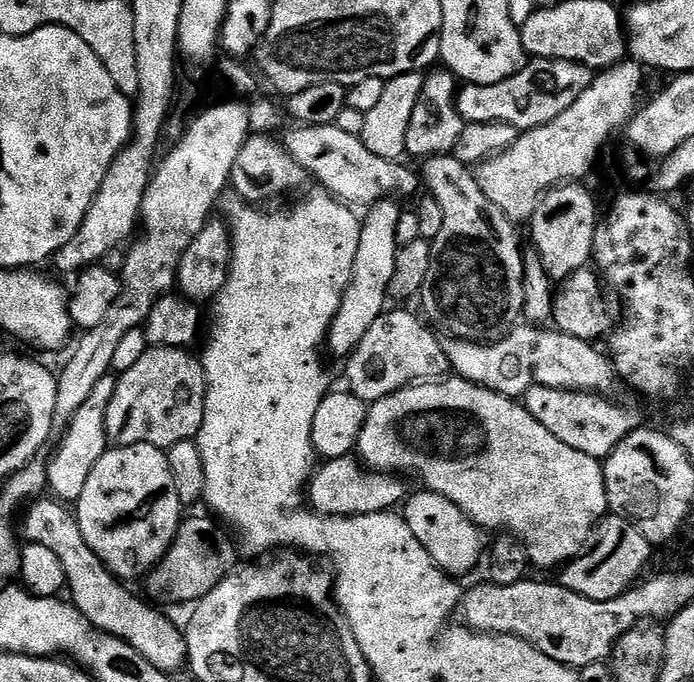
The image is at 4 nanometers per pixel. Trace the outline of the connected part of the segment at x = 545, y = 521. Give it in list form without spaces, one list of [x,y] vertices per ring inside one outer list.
[[[451,378],[452,380],[445,379],[443,382],[417,382],[406,388],[399,388],[394,394],[384,396],[381,400],[371,401],[368,413],[366,414],[366,422],[364,423],[363,430],[360,431],[360,439],[358,441],[358,456],[361,461],[369,469],[378,472],[391,472],[393,474],[405,474],[404,472],[413,472],[418,479],[421,480],[423,487],[430,492],[437,492],[442,494],[446,498],[450,498],[452,502],[466,513],[470,519],[472,519],[481,530],[488,530],[488,528],[500,528],[496,530],[505,530],[507,533],[515,536],[516,539],[521,540],[524,543],[524,548],[528,552],[528,559],[533,565],[536,564],[540,568],[553,568],[553,570],[559,569],[561,566],[568,563],[569,560],[576,559],[589,547],[590,541],[593,539],[594,533],[597,531],[598,525],[603,521],[606,513],[609,511],[608,507],[608,495],[606,494],[606,486],[604,485],[604,470],[601,461],[590,458],[586,454],[582,454],[582,450],[574,450],[570,446],[566,446],[566,442],[558,442],[558,438],[554,438],[554,434],[550,434],[550,430],[546,430],[546,426],[542,426],[542,422],[538,422],[534,417],[524,409],[523,403],[517,402],[511,396],[503,396],[497,392],[491,392],[489,388],[483,388],[477,384],[470,383],[469,380],[462,380],[459,378]]]

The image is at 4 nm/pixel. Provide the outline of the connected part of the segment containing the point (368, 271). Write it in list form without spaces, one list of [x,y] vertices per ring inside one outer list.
[[[392,198],[379,200],[365,211],[368,213],[363,213],[358,254],[354,254],[352,277],[344,291],[338,314],[328,327],[330,339],[326,344],[327,351],[330,350],[341,358],[352,355],[353,350],[362,342],[362,338],[366,338],[366,330],[370,330],[370,326],[374,326],[374,322],[378,322],[380,315],[386,311],[384,302],[389,301],[388,287],[396,269],[398,218],[402,211],[401,205],[398,206],[395,202],[397,203]]]

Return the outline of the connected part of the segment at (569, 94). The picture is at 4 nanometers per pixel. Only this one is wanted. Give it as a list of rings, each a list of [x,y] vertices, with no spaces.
[[[529,59],[510,78],[494,85],[465,83],[456,97],[456,108],[465,122],[506,122],[510,126],[527,130],[554,122],[562,110],[570,110],[574,102],[592,84],[594,72],[584,64],[569,60]]]

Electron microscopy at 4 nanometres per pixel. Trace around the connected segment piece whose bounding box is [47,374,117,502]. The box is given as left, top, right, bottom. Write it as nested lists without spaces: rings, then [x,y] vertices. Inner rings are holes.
[[[109,374],[104,376],[94,385],[94,391],[86,402],[82,402],[78,412],[69,422],[67,428],[63,429],[60,445],[56,448],[52,460],[47,461],[48,465],[48,488],[51,495],[61,502],[75,502],[82,494],[82,489],[86,487],[86,478],[90,478],[90,470],[102,458],[102,454],[107,452],[110,445],[106,434],[106,406],[110,404],[110,398],[114,396],[117,377]]]

